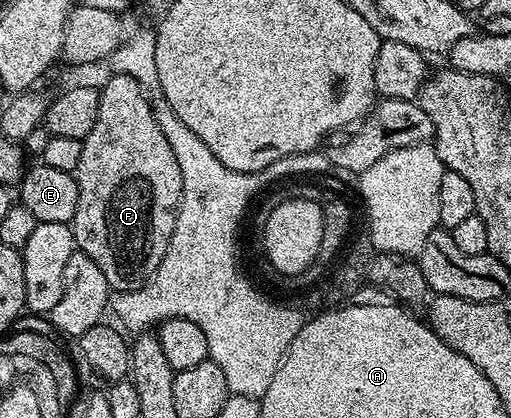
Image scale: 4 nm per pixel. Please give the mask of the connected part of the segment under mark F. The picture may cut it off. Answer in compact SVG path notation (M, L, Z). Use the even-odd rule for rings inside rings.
M112 73L109 78L100 89L98 119L94 127L90 127L90 135L83 139L82 160L75 171L78 211L74 211L70 224L77 250L98 263L102 275L106 275L109 290L133 293L152 278L174 235L176 209L182 199L182 170L178 167L178 159L174 159L174 151L170 151L170 143L166 143L166 135L162 135L158 127L144 88L121 73Z

